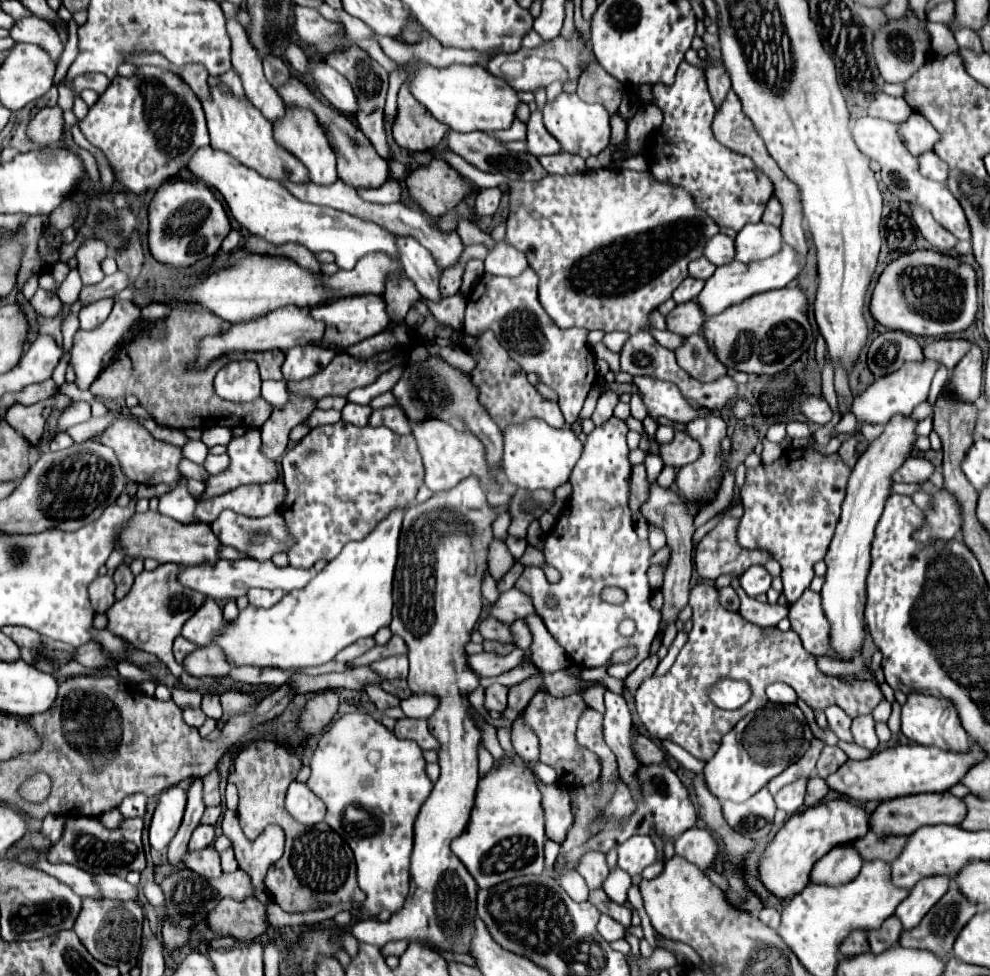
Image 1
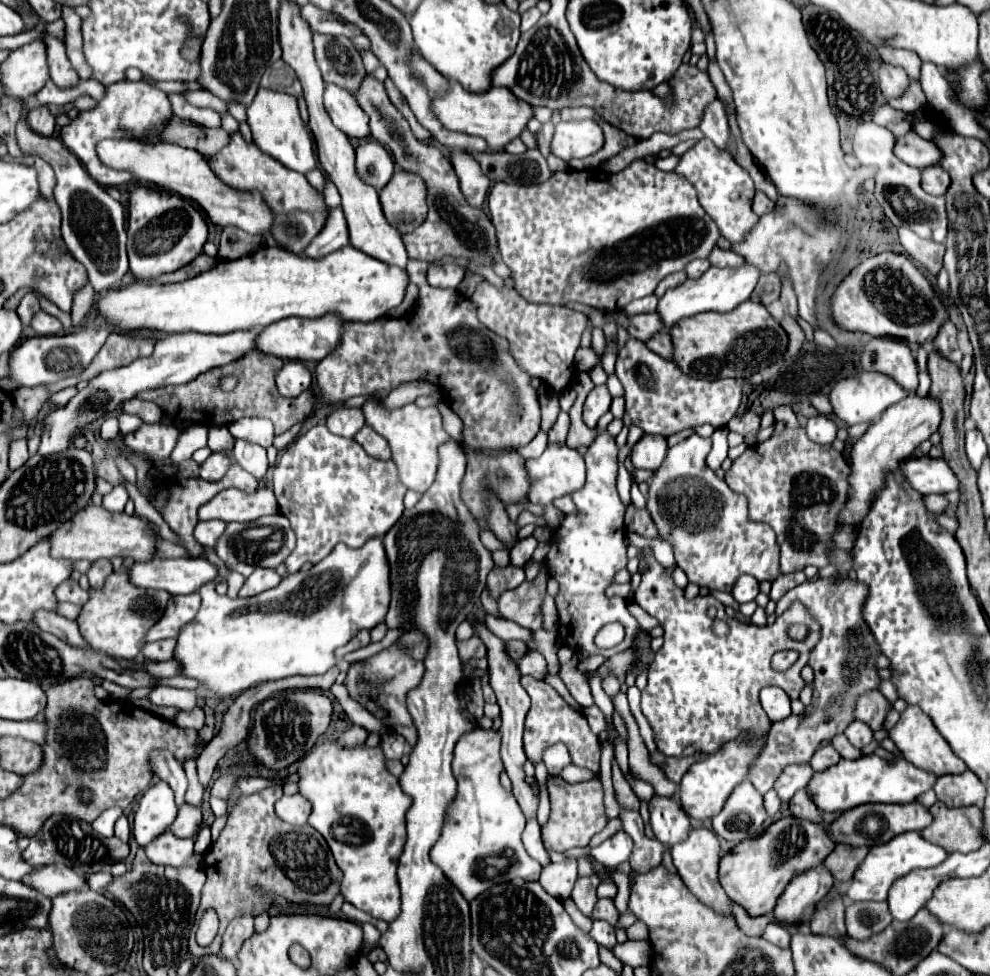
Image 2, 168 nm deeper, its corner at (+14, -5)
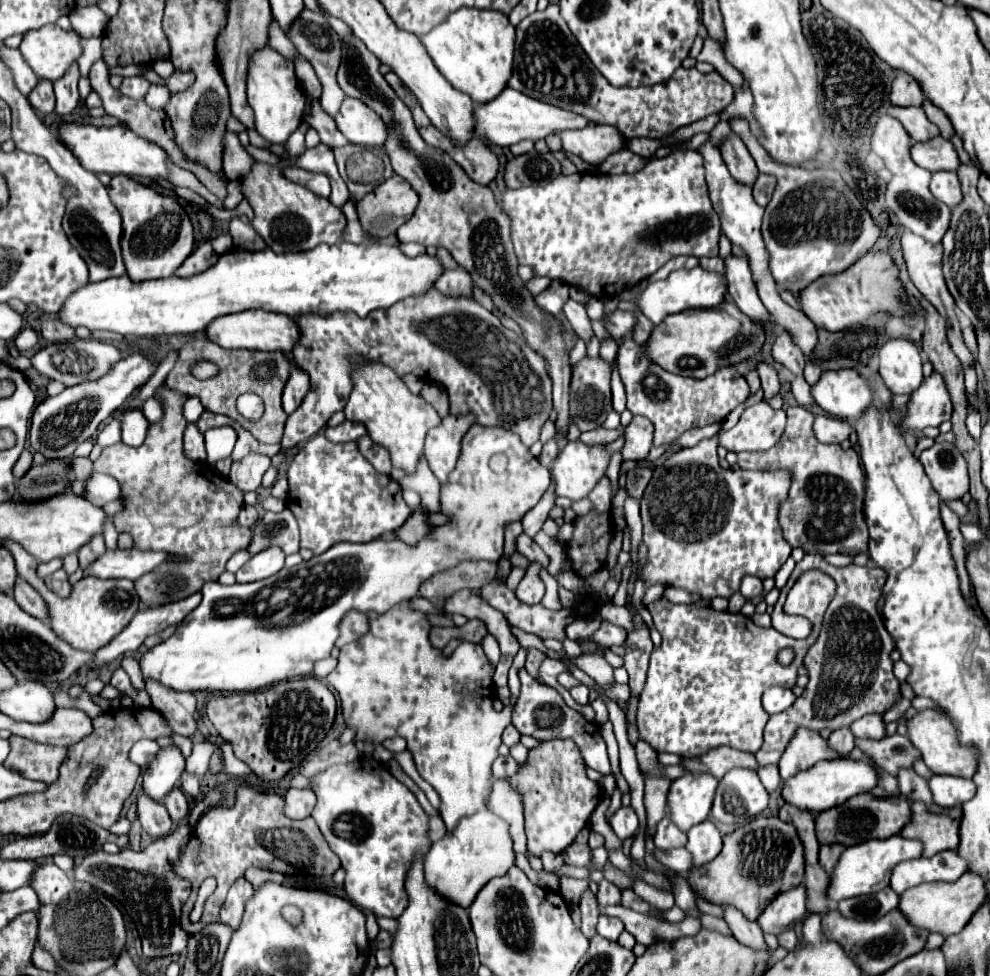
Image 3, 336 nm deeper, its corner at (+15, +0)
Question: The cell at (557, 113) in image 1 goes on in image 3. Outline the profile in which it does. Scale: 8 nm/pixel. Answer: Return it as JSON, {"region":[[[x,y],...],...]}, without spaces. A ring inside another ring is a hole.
{"region":[[[588,123],[582,129],[566,129],[560,133],[562,147],[574,155],[580,155],[584,161],[598,165],[610,153],[624,149],[626,139],[612,129],[610,125]]]}

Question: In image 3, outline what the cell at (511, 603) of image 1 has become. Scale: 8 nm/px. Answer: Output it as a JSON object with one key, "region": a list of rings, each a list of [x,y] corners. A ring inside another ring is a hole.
{"region":[[[530,561],[530,567],[524,579],[518,583],[514,591],[516,597],[526,605],[538,605],[544,597],[544,583],[540,579],[540,571],[542,571],[542,565],[538,561]]]}

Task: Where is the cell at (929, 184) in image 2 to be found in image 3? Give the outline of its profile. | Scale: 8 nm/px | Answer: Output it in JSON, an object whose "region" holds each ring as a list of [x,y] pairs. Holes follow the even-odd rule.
{"region":[[[936,171],[930,179],[930,191],[936,199],[944,201],[948,207],[960,201],[960,181],[954,171]]]}

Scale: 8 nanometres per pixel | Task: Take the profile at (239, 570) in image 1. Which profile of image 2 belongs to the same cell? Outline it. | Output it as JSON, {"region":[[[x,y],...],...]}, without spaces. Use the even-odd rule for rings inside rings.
{"region":[[[153,558],[149,562],[135,562],[127,570],[129,582],[135,582],[141,588],[153,588],[153,590],[167,590],[171,596],[177,594],[191,594],[197,592],[203,584],[215,582],[217,578],[217,568],[205,560],[205,558]]]}

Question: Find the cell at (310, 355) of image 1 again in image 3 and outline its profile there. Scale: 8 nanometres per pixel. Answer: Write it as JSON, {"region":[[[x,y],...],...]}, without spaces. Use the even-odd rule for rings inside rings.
{"region":[[[302,369],[290,371],[290,377],[286,381],[284,395],[282,395],[282,407],[286,413],[292,413],[300,405],[304,393],[308,391],[308,385],[310,385],[310,379],[308,379],[306,371],[302,371]]]}

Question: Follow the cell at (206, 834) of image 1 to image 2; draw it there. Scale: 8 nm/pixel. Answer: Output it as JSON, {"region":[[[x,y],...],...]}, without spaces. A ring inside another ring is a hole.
{"region":[[[191,804],[181,806],[175,822],[169,826],[169,830],[179,838],[193,838],[199,828],[201,828],[201,810],[197,810]]]}

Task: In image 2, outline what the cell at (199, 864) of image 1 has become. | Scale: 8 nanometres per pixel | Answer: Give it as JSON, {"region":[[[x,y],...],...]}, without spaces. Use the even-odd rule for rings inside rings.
{"region":[[[167,830],[165,834],[159,834],[159,838],[149,842],[149,846],[145,846],[145,854],[155,864],[181,866],[193,854],[193,840],[177,838],[171,830]]]}

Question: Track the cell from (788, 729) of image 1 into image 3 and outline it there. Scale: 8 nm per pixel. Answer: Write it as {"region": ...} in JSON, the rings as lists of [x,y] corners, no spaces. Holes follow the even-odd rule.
{"region":[[[686,773],[672,781],[668,811],[682,831],[708,819],[720,779],[710,773]]]}

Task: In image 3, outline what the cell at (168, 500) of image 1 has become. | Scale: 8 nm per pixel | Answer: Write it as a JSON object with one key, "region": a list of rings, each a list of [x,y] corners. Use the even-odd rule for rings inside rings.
{"region":[[[246,505],[246,507],[242,507],[242,511],[240,511],[240,515],[238,515],[238,525],[242,525],[242,527],[252,527],[256,519],[258,519],[256,507]]]}

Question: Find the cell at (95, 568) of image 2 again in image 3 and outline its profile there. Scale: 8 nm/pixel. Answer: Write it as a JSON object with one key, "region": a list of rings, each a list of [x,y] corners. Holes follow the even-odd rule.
{"region":[[[96,537],[96,541],[90,541],[88,545],[84,545],[84,549],[80,549],[80,553],[78,553],[78,557],[80,557],[80,569],[86,571],[104,553],[106,553],[104,537]]]}

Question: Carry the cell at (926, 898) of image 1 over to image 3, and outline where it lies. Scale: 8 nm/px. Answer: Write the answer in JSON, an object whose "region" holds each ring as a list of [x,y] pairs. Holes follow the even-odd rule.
{"region":[[[956,849],[952,851],[940,851],[938,855],[926,859],[912,859],[902,861],[892,871],[890,887],[902,895],[904,891],[922,885],[922,883],[934,883],[934,881],[956,881],[962,873],[968,871],[968,861],[960,857]]]}

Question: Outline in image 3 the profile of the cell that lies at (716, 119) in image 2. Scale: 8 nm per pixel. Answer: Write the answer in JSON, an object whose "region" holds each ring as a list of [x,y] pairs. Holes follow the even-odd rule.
{"region":[[[734,133],[728,135],[724,139],[724,143],[720,145],[720,153],[734,179],[738,179],[744,185],[754,185],[754,181],[758,177],[758,169],[756,169],[756,163],[752,161],[752,155],[746,149],[746,145],[740,141],[740,137],[736,137]]]}

